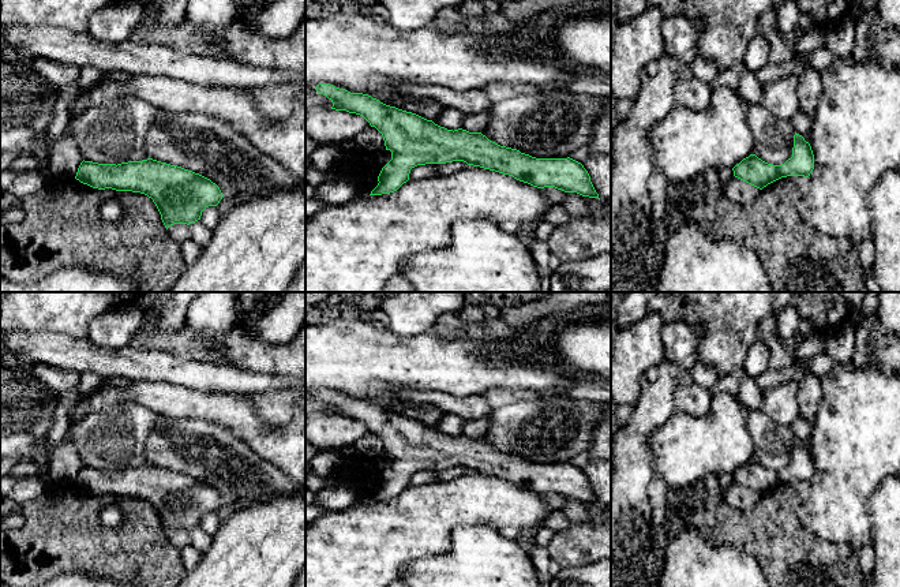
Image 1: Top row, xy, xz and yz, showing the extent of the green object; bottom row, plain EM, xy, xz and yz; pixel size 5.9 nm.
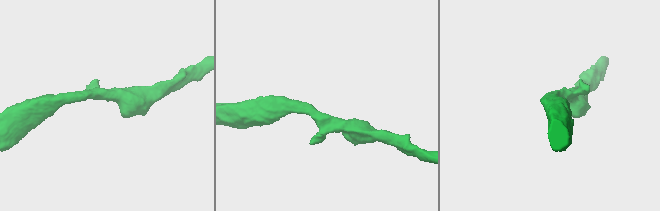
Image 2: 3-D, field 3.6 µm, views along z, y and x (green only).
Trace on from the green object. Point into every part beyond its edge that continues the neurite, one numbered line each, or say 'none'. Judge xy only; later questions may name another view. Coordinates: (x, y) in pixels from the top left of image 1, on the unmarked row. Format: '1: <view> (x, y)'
none

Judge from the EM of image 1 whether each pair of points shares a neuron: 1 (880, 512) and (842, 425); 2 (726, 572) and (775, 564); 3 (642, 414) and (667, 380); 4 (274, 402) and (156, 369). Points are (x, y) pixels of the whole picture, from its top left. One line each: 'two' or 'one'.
1: two
2: two
3: one
4: two

